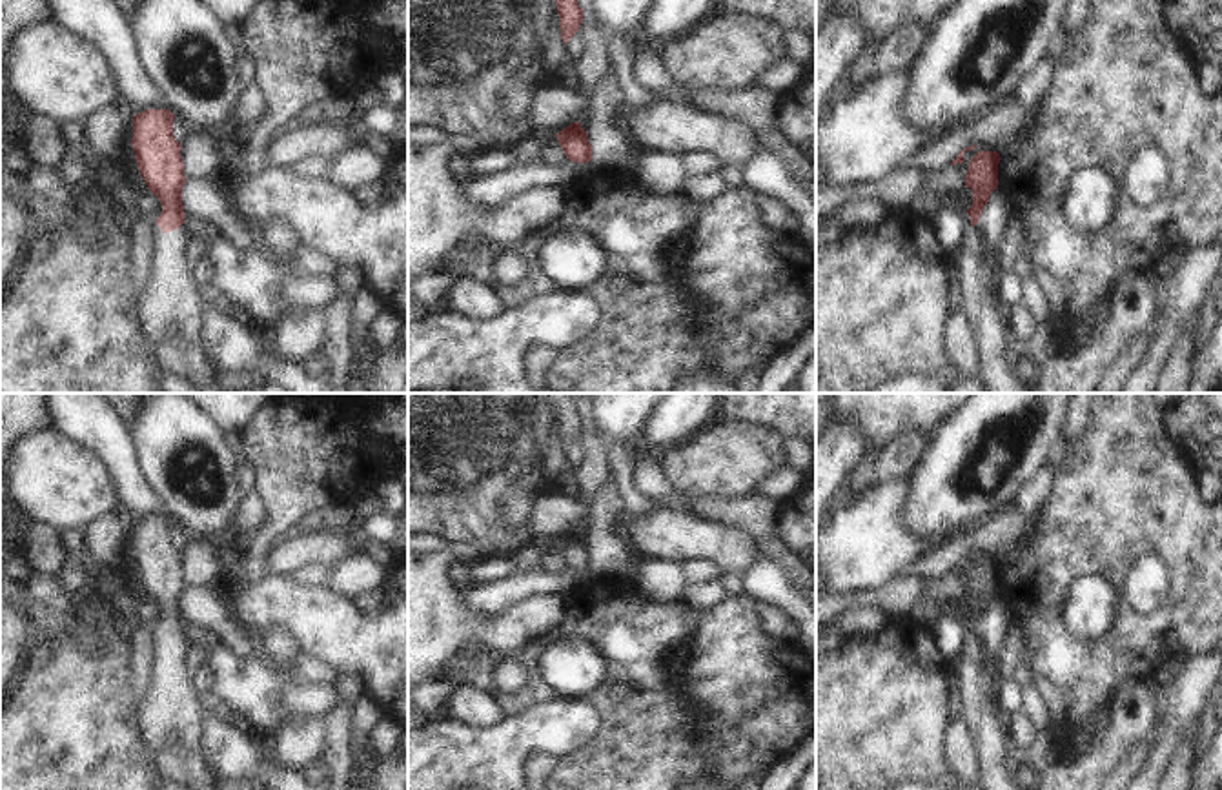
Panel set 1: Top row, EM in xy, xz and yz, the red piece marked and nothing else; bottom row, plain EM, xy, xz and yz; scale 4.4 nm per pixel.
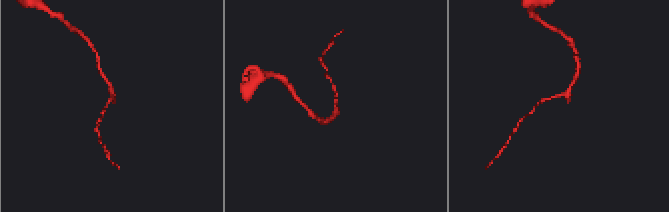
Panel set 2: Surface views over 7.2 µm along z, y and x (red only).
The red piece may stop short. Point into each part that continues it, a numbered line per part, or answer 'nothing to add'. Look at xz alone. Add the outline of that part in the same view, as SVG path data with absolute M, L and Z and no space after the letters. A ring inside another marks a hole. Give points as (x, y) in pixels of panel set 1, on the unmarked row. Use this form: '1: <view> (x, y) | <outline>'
nothing to add

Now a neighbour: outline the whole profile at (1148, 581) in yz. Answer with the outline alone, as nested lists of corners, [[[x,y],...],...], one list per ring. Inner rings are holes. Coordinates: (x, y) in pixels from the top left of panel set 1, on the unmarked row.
[[[1144,553],[1136,557],[1124,577],[1120,599],[1140,615],[1158,612],[1171,592],[1171,570],[1158,553]]]

